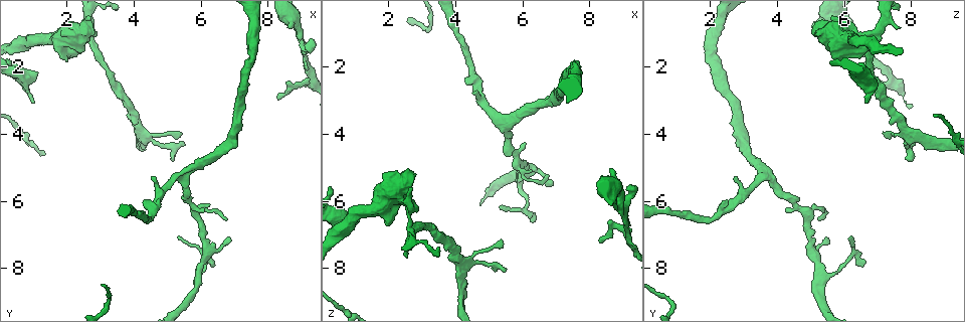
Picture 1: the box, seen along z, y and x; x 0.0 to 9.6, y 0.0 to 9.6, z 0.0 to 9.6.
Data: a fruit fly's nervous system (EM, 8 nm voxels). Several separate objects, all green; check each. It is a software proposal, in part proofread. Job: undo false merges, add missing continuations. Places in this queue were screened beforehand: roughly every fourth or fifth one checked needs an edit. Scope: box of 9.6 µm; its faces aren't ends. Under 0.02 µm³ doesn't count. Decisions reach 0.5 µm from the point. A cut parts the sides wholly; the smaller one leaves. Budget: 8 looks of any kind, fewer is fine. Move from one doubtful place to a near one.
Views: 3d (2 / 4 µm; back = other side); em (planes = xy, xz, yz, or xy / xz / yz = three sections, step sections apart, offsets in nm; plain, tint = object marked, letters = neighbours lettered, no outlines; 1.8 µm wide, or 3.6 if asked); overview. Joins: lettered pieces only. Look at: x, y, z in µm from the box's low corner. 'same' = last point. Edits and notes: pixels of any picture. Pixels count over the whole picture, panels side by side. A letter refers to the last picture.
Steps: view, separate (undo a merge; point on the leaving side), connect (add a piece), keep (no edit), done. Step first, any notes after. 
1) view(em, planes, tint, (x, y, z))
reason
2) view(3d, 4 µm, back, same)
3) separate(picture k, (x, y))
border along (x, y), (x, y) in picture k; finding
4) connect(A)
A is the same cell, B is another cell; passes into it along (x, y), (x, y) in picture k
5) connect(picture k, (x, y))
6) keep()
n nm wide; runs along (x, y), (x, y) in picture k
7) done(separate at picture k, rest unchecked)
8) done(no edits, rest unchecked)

view(em, planes, letters, (1.00, 3.05, 6.60))
tapers out

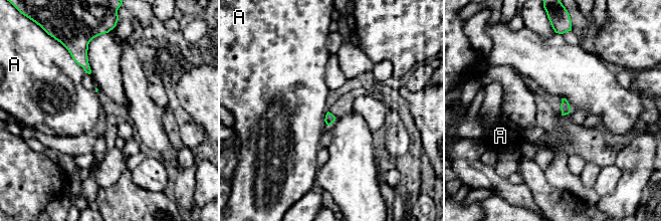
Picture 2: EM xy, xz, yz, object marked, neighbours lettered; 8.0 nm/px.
keep()
A touches over 220 nm; A is another cell; border along (67, 51), (85, 72) in picture 2; no lettered piece goes on from it

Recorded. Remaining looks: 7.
view(em, yz, step 16, tint, (5.10, 4.80, 7.95))

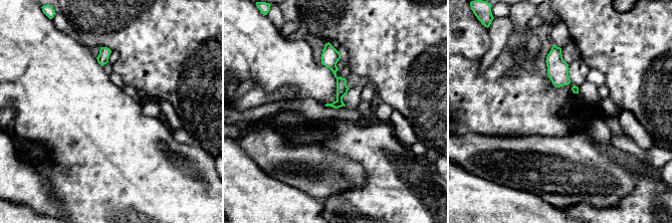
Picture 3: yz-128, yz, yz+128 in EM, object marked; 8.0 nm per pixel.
view(em, planes, letters, same)

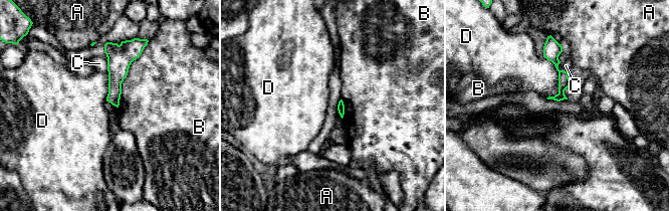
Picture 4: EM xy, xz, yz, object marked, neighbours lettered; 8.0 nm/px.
keep()
A, B, C and D are other cells; border along (543, 56), (557, 71), (547, 98) in picture 4; none of them fits

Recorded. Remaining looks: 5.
view(3d, 4 µm, back, (2.60, 0.90, 7.60))
tapers out

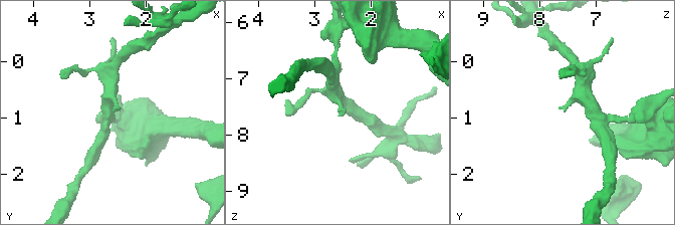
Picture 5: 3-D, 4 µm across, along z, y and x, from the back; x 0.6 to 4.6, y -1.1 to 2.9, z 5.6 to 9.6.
view(em, planes, plain, (2.55, 0.85, 7.65))

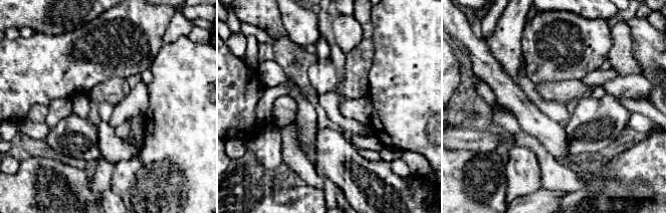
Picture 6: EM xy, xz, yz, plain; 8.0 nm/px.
view(em, planes, letters, same)
see the neighbours

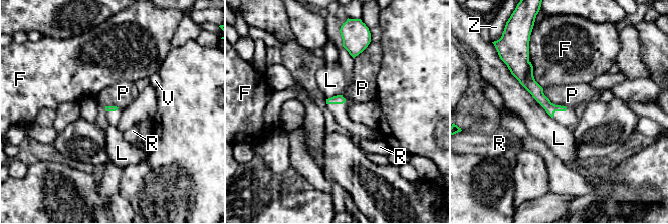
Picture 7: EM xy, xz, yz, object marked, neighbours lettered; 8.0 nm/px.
keep()
F, L, P, R, V and Z are other cells; no lettered piece goes on from it

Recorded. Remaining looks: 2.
done(no edits, rest unchecked)

